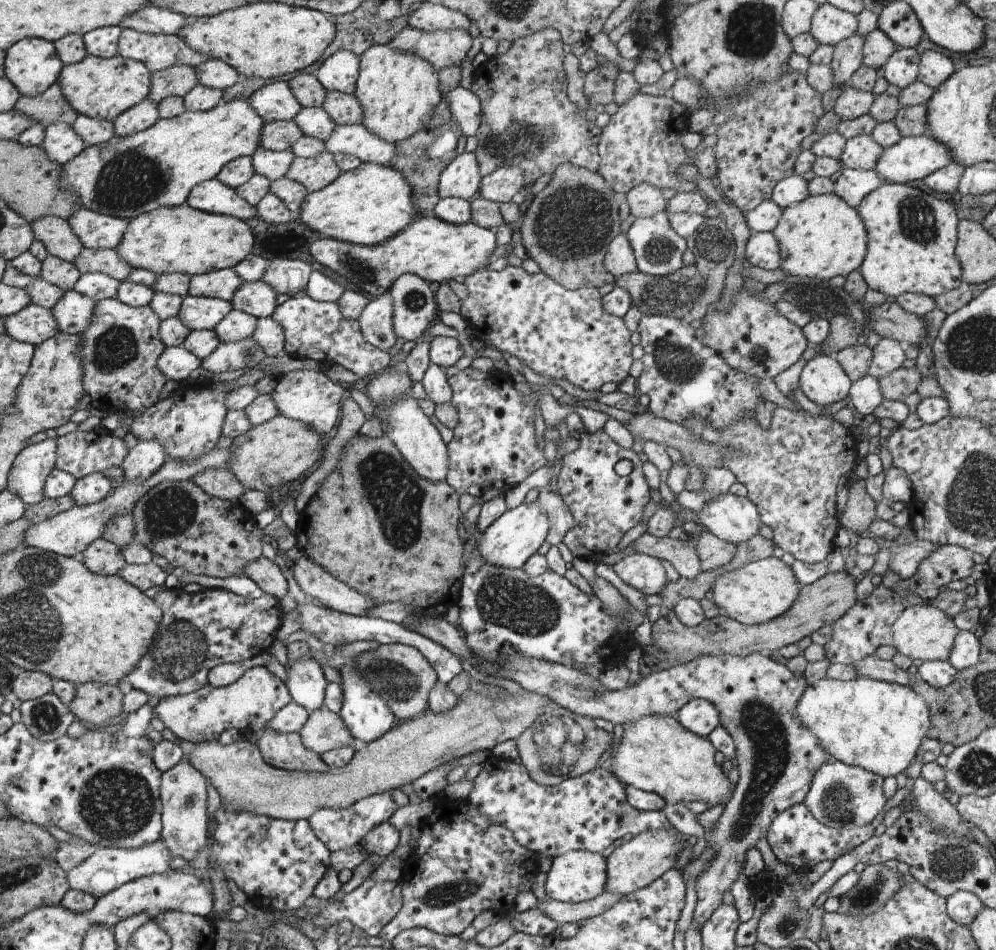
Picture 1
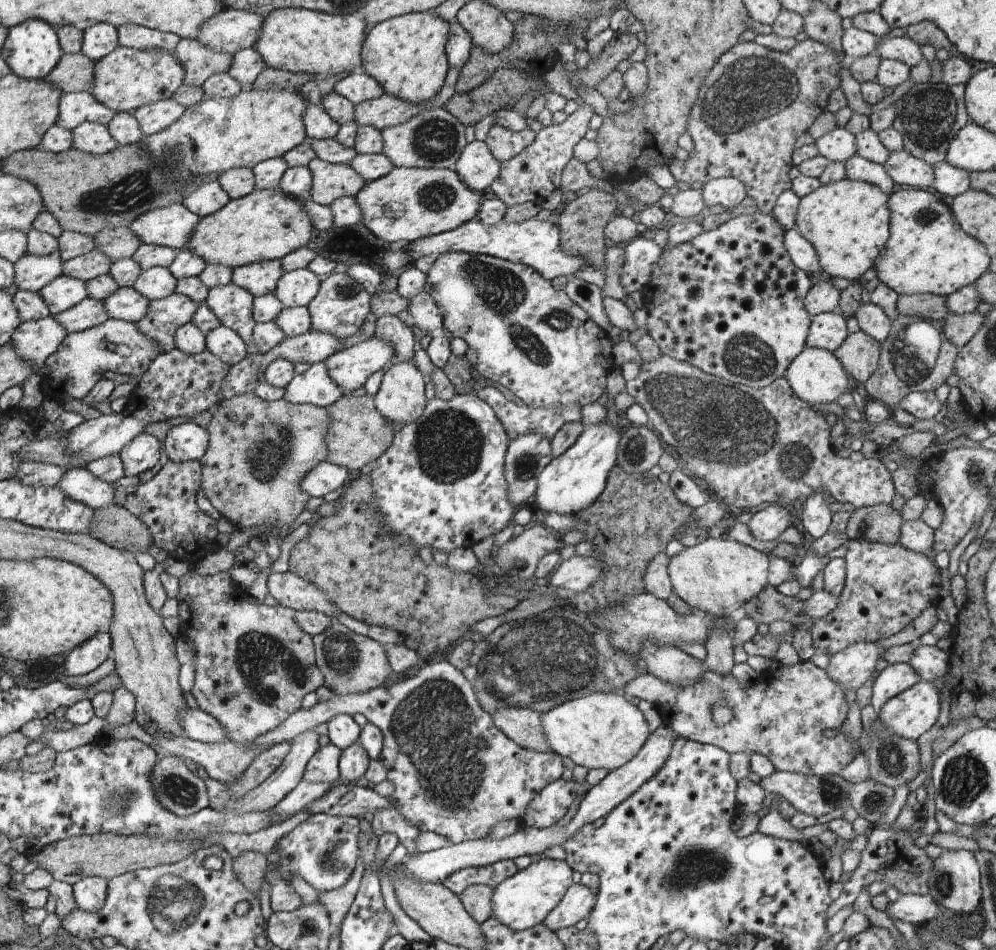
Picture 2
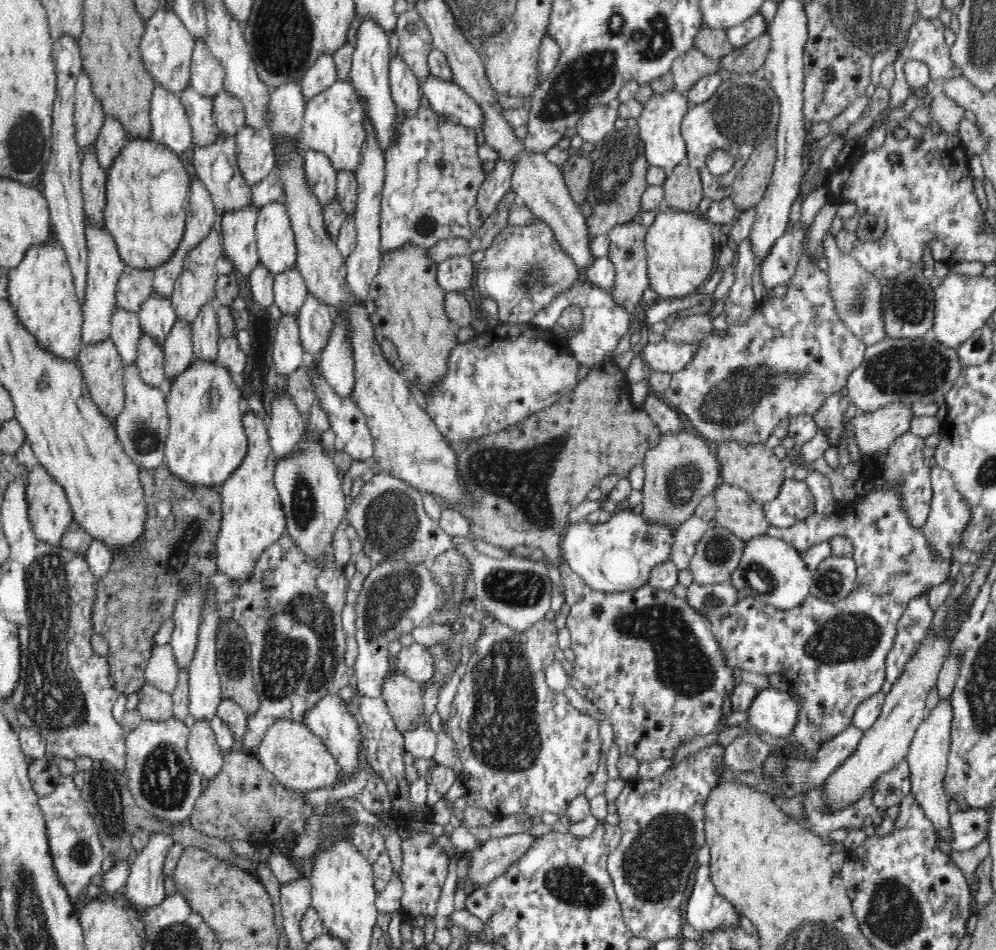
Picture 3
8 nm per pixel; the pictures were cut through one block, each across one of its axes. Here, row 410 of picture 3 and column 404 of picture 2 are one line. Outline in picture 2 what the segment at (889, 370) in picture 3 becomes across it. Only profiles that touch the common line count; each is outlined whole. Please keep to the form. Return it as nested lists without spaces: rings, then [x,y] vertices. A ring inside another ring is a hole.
[[[662,723],[649,736],[644,748],[638,755],[631,760],[630,763],[623,764],[622,767],[614,771],[610,771],[604,779],[594,785],[579,804],[577,813],[564,826],[562,824],[548,827],[547,829],[539,829],[536,827],[522,826],[514,835],[503,840],[494,841],[484,839],[470,839],[463,843],[458,843],[441,849],[420,853],[418,855],[408,855],[400,864],[401,871],[405,875],[424,879],[425,881],[438,881],[443,884],[443,880],[454,871],[466,867],[479,867],[487,864],[495,863],[502,859],[514,860],[517,856],[534,856],[534,854],[542,854],[551,846],[563,844],[571,838],[572,835],[578,836],[585,824],[593,823],[598,818],[604,818],[611,810],[614,810],[621,802],[624,802],[631,794],[634,794],[638,788],[647,780],[650,780],[664,765],[666,759],[670,756],[673,749],[674,741],[677,736],[674,729],[670,725]]]

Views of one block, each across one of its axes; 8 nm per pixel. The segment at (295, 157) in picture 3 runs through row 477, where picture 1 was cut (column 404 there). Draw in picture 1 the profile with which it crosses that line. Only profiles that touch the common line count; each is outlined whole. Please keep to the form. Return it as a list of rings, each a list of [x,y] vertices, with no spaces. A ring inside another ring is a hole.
[[[412,396],[400,398],[390,410],[388,410],[388,422],[385,424],[385,434],[395,442],[396,448],[403,453],[404,460],[412,465],[420,476],[428,482],[444,482],[446,470],[450,470],[450,453],[446,452],[446,444],[442,442],[440,432],[430,422],[430,418],[418,408],[418,402]]]

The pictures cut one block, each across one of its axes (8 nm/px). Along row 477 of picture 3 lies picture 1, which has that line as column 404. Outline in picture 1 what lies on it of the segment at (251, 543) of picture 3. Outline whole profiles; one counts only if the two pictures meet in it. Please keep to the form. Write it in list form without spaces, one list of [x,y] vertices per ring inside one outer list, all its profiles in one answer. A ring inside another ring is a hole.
[[[433,214],[416,218],[407,228],[382,244],[361,245],[322,237],[312,244],[310,254],[322,266],[334,270],[330,272],[336,271],[362,292],[377,297],[388,291],[392,283],[406,273],[423,277],[425,281],[437,285],[450,280],[461,281],[465,276],[486,269],[496,247],[495,230],[476,226],[472,222],[452,224]]]

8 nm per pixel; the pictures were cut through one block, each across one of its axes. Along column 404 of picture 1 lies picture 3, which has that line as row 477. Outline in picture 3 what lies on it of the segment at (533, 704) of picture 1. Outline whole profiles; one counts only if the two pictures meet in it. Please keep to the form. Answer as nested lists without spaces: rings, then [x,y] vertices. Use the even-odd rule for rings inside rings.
[[[737,440],[724,441],[713,446],[714,453],[720,463],[720,472],[724,483],[739,486],[745,490],[754,502],[760,505],[770,502],[780,492],[785,479],[784,463],[766,443],[738,442]]]

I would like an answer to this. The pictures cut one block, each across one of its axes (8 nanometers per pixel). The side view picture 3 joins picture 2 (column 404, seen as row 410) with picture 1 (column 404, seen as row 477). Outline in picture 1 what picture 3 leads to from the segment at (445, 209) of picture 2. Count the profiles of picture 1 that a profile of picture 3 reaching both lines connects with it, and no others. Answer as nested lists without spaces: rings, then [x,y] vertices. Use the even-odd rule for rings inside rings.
[[[360,163],[356,170],[342,172],[335,182],[328,184],[308,194],[304,206],[300,208],[299,219],[306,223],[306,226],[320,232],[323,237],[356,243],[361,245],[382,244],[396,236],[398,232],[412,224],[420,216],[416,212],[414,200],[412,200],[412,189],[404,173],[400,172],[392,164],[381,165],[376,163]]]

